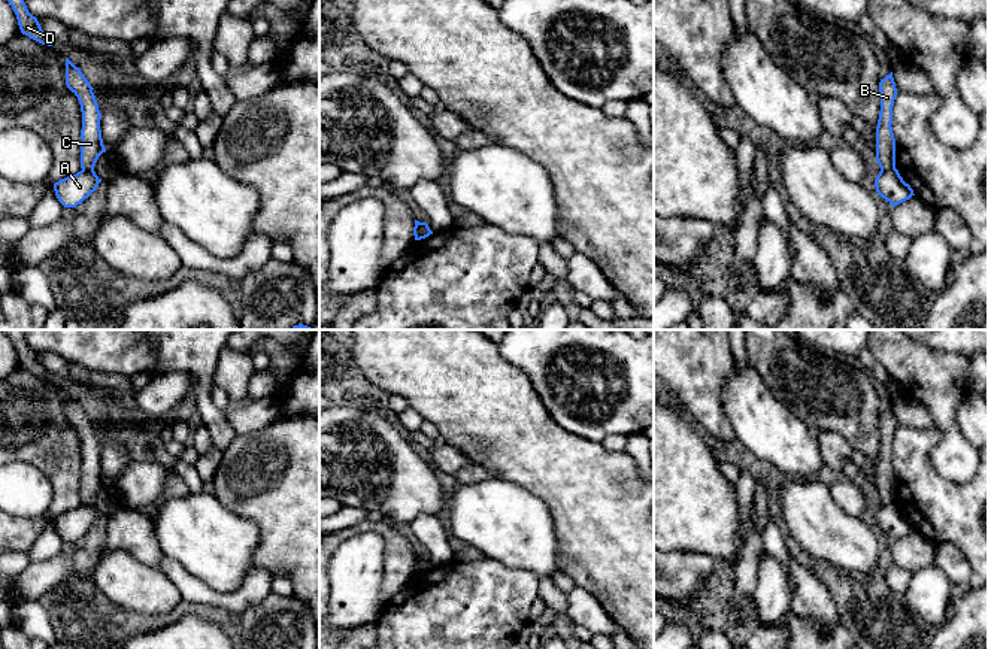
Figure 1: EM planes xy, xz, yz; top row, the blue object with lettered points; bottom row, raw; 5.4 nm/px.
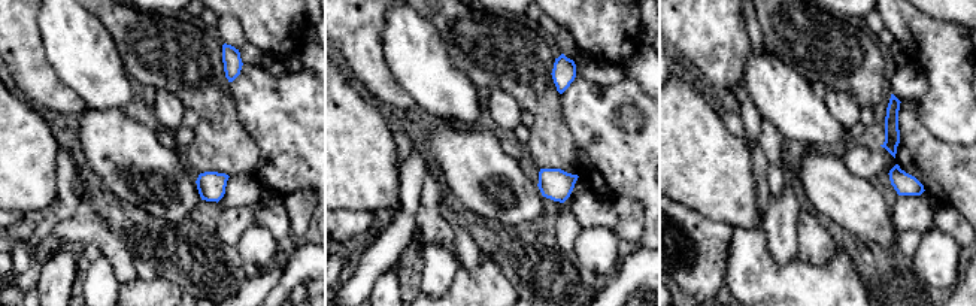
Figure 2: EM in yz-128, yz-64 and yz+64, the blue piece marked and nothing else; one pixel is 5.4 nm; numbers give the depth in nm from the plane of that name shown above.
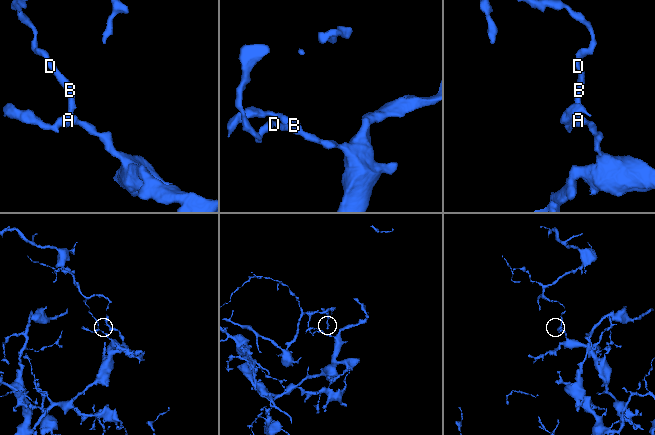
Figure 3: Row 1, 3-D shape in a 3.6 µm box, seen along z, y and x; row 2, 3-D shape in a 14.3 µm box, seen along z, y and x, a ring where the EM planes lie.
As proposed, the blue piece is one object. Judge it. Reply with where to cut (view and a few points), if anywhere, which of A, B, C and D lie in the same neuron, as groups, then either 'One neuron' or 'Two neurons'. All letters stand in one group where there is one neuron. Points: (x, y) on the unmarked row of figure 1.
Split along yz (894, 500), (881, 505). Groups: A / B C D. Two neurons

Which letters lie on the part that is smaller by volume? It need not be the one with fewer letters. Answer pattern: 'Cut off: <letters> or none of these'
Cut off: B, C, D

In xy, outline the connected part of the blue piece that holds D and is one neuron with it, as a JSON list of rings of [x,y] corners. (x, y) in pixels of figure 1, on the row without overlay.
[[[3,330],[3,331],[12,340],[21,367],[42,379],[52,380],[51,373],[43,367],[37,352],[28,346],[24,337],[24,330]]]

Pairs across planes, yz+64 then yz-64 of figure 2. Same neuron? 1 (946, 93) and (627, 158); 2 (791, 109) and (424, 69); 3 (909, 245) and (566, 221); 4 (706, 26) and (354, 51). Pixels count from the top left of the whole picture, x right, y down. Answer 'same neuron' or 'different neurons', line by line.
1: different neurons
2: same neuron
3: same neuron
4: same neuron

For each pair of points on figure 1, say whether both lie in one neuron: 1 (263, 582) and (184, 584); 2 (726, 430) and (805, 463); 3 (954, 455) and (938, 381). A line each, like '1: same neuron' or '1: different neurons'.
1: same neuron
2: different neurons
3: same neuron

